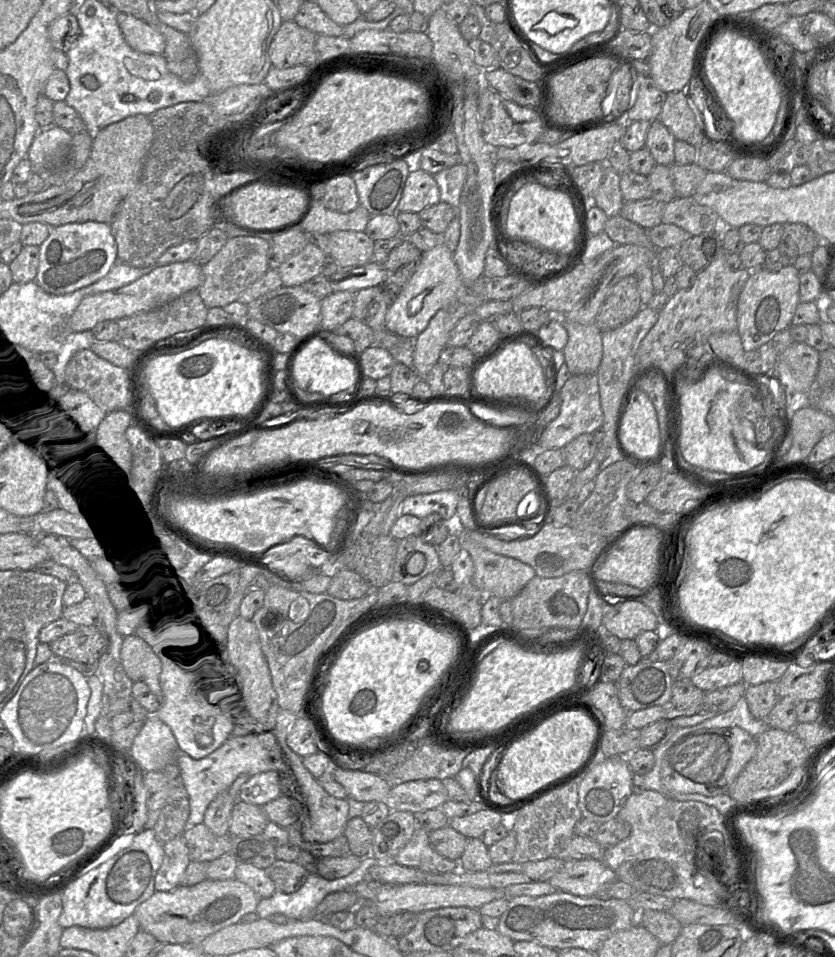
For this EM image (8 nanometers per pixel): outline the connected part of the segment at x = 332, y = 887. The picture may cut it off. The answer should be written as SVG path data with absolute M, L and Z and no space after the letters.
M373 856L363 858L357 869L345 877L334 880L327 880L317 873L310 873L304 884L297 891L291 894L284 894L276 891L271 897L260 898L256 913L259 918L262 919L267 919L277 914L283 914L287 919L295 921L309 919L313 917L314 910L326 896L339 891L351 890L358 882L368 878L369 869L377 863L378 861Z

